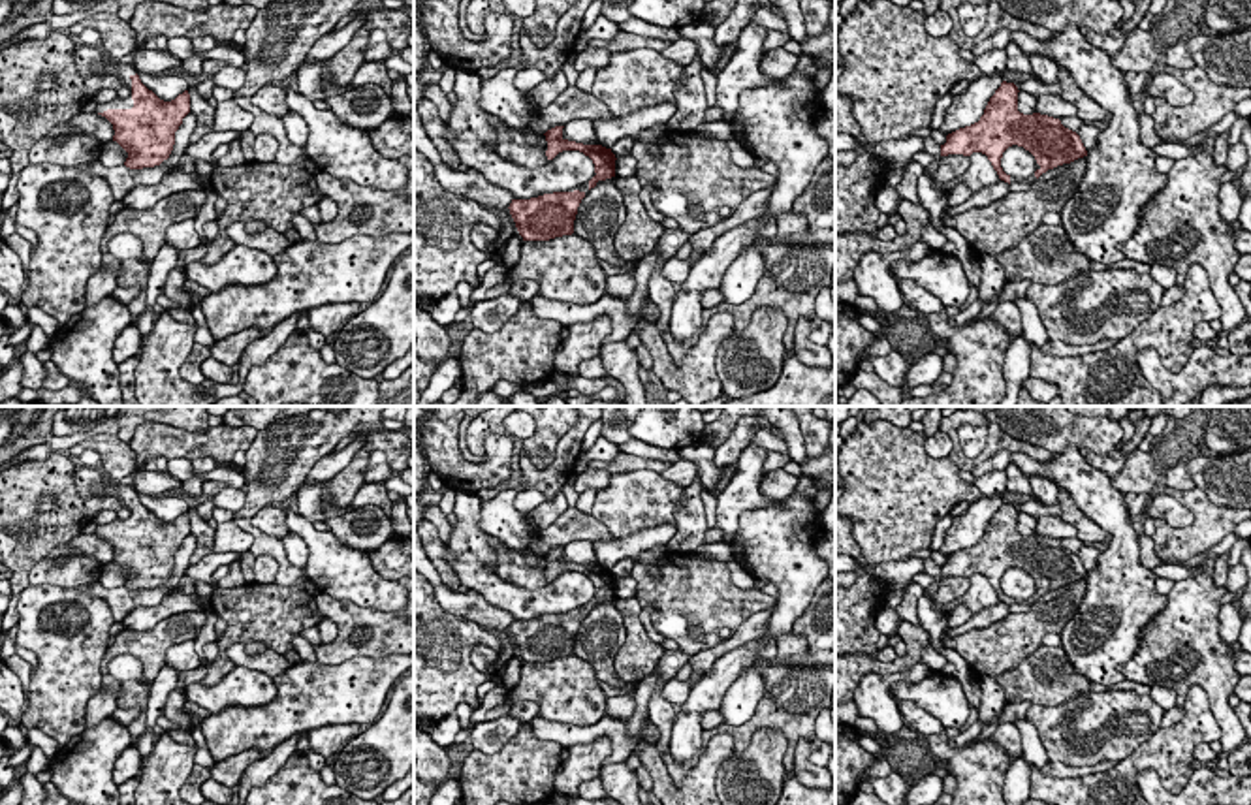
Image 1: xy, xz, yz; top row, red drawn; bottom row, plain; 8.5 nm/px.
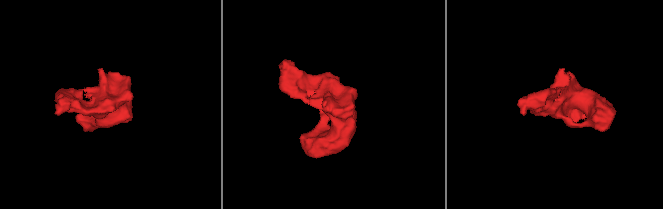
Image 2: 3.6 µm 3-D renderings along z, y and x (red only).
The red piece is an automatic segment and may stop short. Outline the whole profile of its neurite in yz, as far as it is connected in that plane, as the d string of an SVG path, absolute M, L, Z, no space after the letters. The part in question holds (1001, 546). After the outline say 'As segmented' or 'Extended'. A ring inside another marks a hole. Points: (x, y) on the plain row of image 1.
M1003 502L978 544L946 557L946 564L941 566L941 577L982 574L999 600L1008 606L1010 596L1003 592L1001 579L1012 566L1023 568L1035 577L1040 587L1035 592L1037 600L1048 591L1087 577L1080 557L1065 549L1059 540L1020 534L1018 513L1014 504Z. As segmented

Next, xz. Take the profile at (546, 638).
M553 613L512 621L510 636L523 662L549 662L574 655L574 641L585 613Z. As segmented

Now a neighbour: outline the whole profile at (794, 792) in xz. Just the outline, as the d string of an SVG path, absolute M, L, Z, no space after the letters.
M786 775L777 805L835 805L835 781L830 788L809 788Z

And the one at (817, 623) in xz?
M826 577L818 585L792 632L807 638L816 666L828 666L835 671L835 577Z

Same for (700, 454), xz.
M694 442L690 446L681 448L679 453L681 453L681 459L692 461L698 466L698 478L707 491L717 489L724 474L724 466L715 465L713 461L715 448Z

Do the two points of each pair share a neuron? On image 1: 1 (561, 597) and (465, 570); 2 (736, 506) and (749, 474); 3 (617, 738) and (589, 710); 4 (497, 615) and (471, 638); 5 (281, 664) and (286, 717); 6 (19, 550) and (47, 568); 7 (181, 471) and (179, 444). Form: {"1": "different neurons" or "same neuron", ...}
{"1": "same neuron", "2": "same neuron", "3": "different neurons", "4": "different neurons", "5": "different neurons", "6": "different neurons", "7": "different neurons"}

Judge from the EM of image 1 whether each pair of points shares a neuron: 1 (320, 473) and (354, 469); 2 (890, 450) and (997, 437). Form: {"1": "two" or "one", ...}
{"1": "two", "2": "two"}

